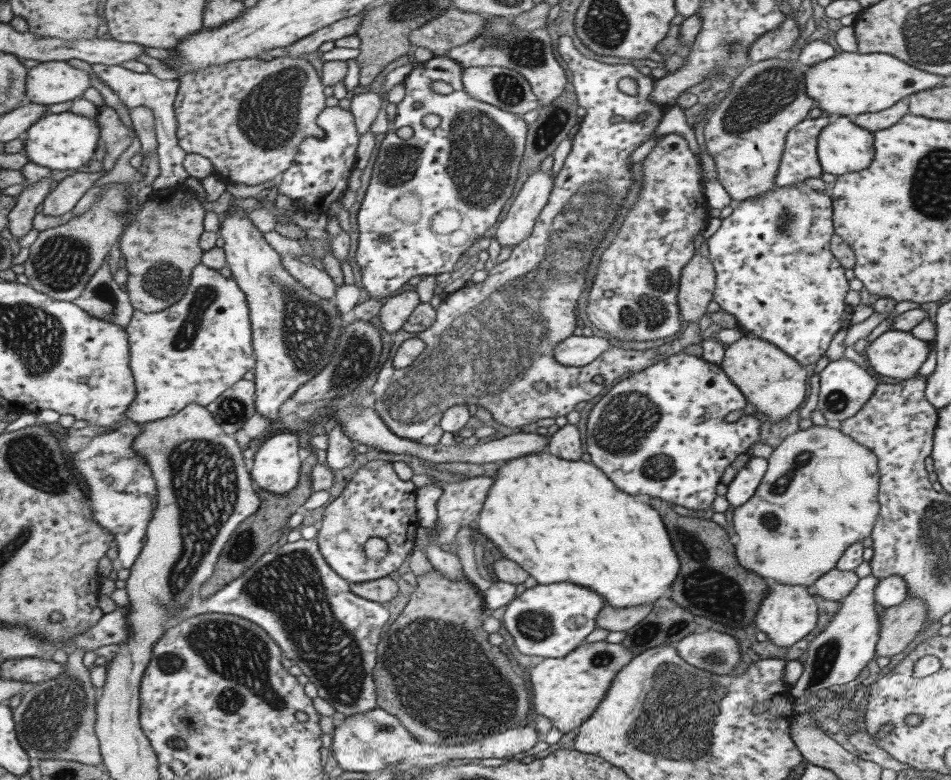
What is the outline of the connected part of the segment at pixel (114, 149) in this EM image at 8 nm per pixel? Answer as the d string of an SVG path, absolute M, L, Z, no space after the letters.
M103 104L98 108L96 122L100 127L100 142L105 146L102 168L98 175L108 172L117 157L125 150L136 136L133 128L124 126L115 114L113 108Z

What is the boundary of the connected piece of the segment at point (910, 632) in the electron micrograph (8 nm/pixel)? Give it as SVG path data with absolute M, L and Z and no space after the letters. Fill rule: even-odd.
M907 596L903 602L879 612L874 655L889 658L899 654L922 629L925 620L926 606L916 596Z

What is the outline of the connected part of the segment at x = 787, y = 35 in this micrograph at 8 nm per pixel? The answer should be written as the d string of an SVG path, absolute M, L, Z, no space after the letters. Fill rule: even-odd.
M787 15L785 22L777 30L769 30L758 36L747 51L749 63L766 61L783 55L794 45L795 40L802 32Z

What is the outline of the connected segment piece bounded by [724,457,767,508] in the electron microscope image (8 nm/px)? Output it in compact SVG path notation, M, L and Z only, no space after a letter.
M750 457L727 485L724 498L729 505L735 508L749 500L766 472L766 465L767 462L763 458Z

